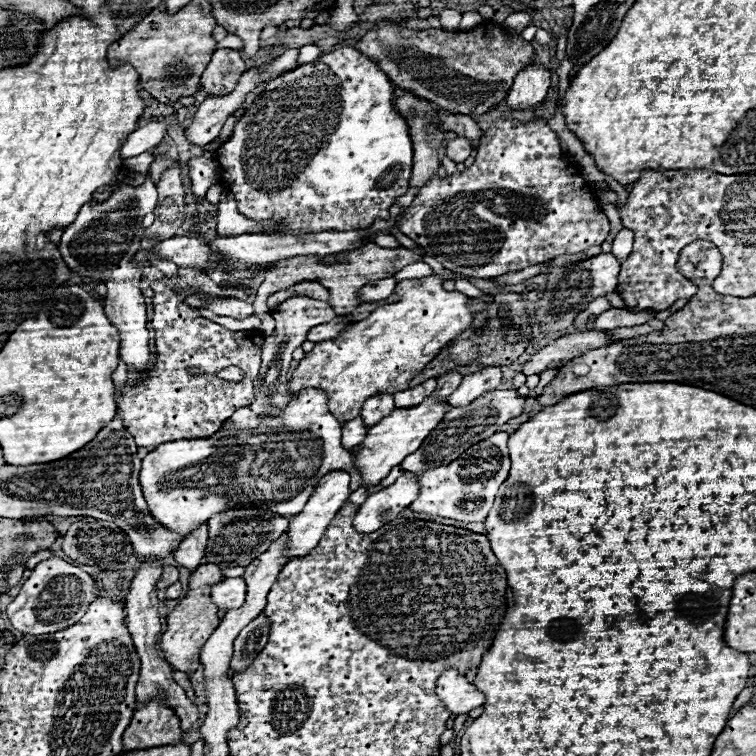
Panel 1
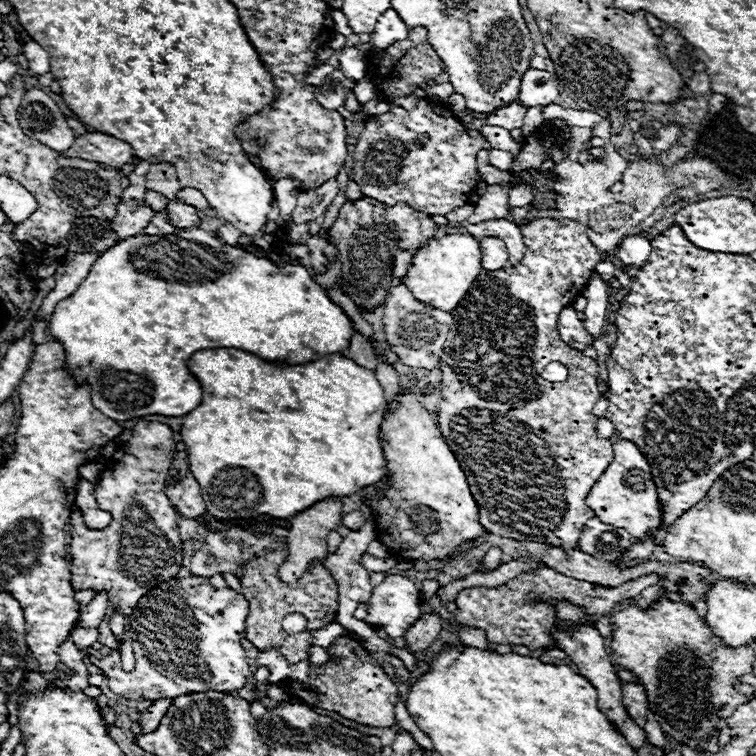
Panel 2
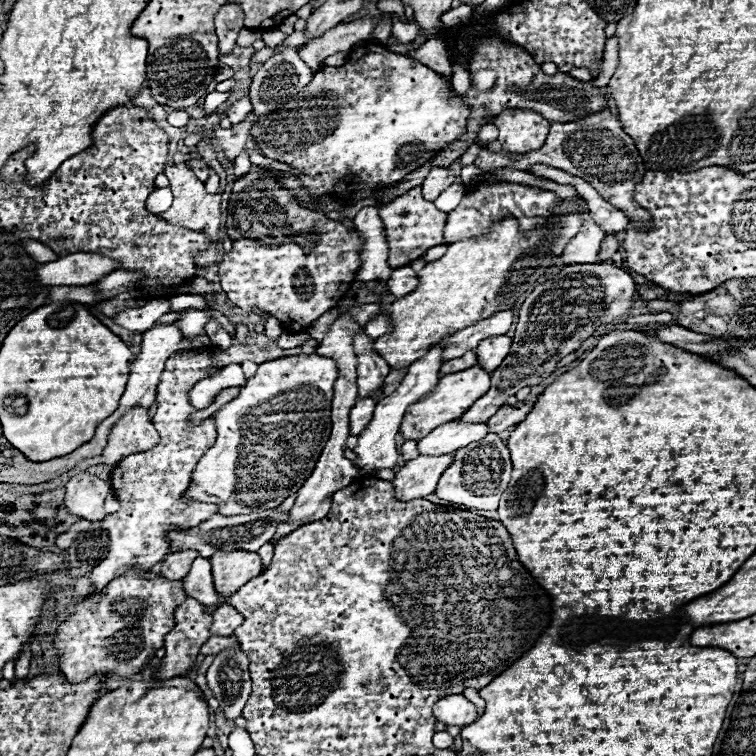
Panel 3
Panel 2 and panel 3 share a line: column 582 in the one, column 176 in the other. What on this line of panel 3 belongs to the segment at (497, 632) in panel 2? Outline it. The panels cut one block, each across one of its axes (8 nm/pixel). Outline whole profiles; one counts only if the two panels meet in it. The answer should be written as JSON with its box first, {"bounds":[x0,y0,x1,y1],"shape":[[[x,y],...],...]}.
{"bounds":[54,570,188,684],"shape":[[[128,570],[128,574],[122,574],[114,578],[100,594],[92,594],[84,598],[76,608],[74,614],[60,624],[60,630],[54,638],[54,648],[58,654],[58,668],[64,672],[68,682],[78,684],[94,676],[96,672],[104,670],[106,678],[110,676],[134,676],[144,670],[144,666],[152,660],[156,650],[162,648],[164,636],[174,628],[174,610],[188,598],[184,594],[182,582],[166,580],[152,572],[142,570]]]}

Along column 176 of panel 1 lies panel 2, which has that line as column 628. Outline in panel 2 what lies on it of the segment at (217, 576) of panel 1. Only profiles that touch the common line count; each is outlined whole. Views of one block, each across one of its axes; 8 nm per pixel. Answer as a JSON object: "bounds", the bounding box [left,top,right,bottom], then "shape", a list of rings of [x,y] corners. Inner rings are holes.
{"bounds":[610,596,754,750],"shape":[[[658,596],[652,604],[646,608],[640,608],[638,604],[630,604],[610,616],[612,622],[612,658],[618,666],[624,670],[630,670],[646,688],[650,710],[656,714],[656,722],[660,728],[674,738],[678,738],[682,744],[688,744],[692,750],[696,750],[696,742],[700,738],[706,738],[712,728],[716,728],[718,716],[728,718],[736,706],[742,702],[748,702],[750,698],[738,694],[732,688],[732,680],[740,678],[748,672],[752,672],[754,662],[754,648],[752,644],[744,644],[740,648],[732,648],[718,638],[710,626],[698,616],[696,608],[686,602],[672,602],[666,596]],[[708,706],[716,710],[708,710]],[[718,706],[726,706],[724,710],[718,710]]]}

